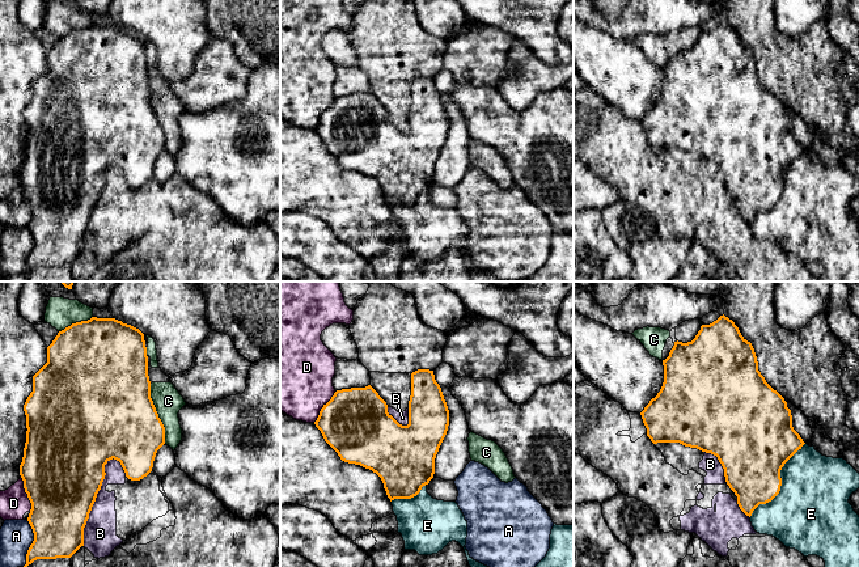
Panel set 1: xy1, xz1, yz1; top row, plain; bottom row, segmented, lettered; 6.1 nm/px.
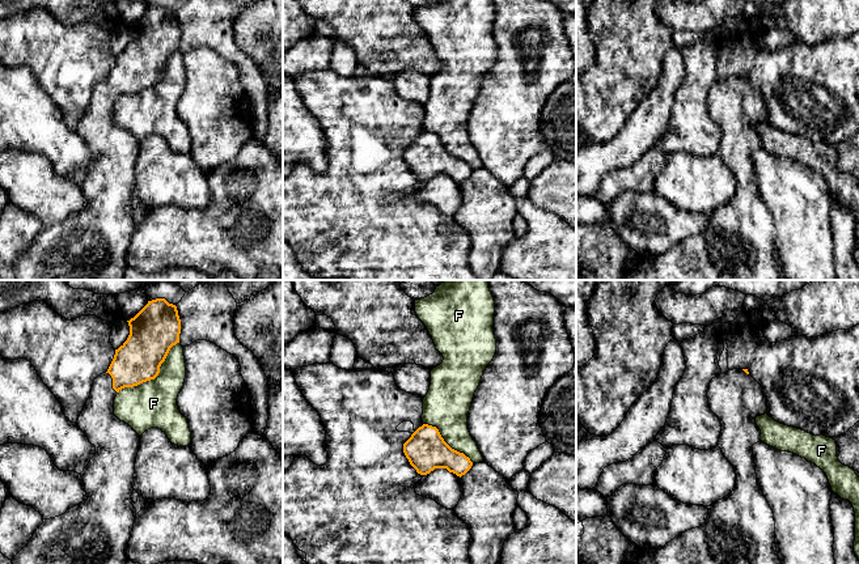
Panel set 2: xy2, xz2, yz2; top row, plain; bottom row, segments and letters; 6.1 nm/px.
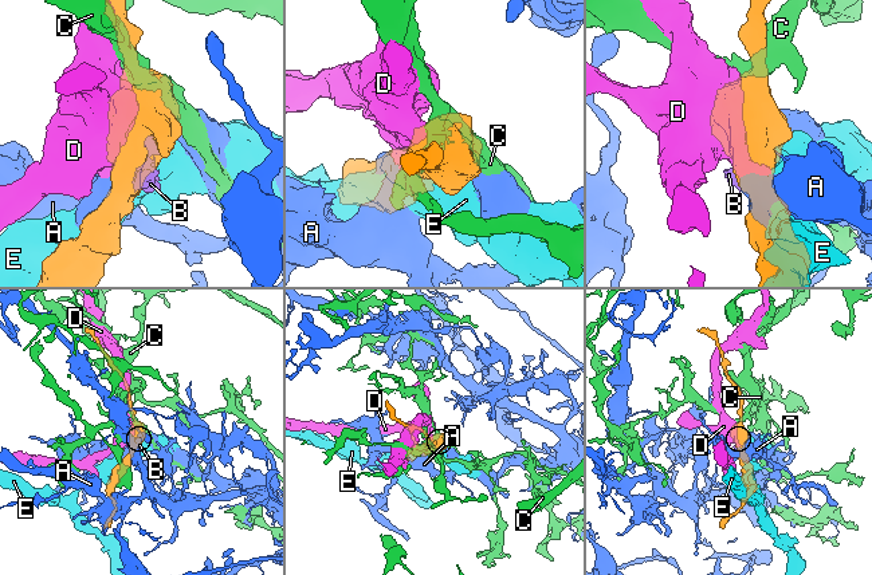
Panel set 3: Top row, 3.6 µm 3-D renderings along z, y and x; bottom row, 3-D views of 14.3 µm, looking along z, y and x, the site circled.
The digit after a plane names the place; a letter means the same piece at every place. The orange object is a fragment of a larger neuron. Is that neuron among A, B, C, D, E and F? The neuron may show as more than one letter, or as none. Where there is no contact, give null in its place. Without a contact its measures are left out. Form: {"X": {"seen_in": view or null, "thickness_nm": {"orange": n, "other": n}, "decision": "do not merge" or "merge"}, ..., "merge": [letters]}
{"A": {"seen_in": "xy1", "thickness_nm": {"orange": 340, "other": 200}, "decision": "do not merge"}, "B": {"seen_in": "xy1", "thickness_nm": {"orange": 480, "other": 200}, "decision": "do not merge"}, "C": {"seen_in": "xy1", "thickness_nm": {"orange": 480, "other": 170}, "decision": "do not merge"}, "D": {"seen_in": "xy1", "thickness_nm": {"orange": 480, "other": 180}, "decision": "do not merge"}, "E": {"seen_in": "yz1", "thickness_nm": {"orange": 400, "other": 460}, "decision": "do not merge"}, "F": {"seen_in": "xy2", "thickness_nm": {"orange": 280, "other": 280}, "decision": "do not merge"}, "merge": []}

